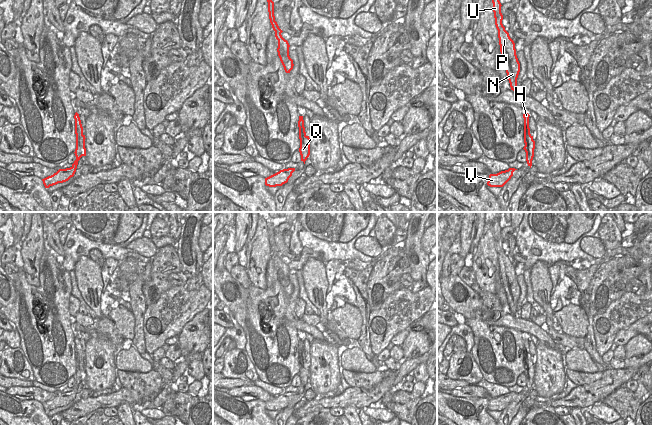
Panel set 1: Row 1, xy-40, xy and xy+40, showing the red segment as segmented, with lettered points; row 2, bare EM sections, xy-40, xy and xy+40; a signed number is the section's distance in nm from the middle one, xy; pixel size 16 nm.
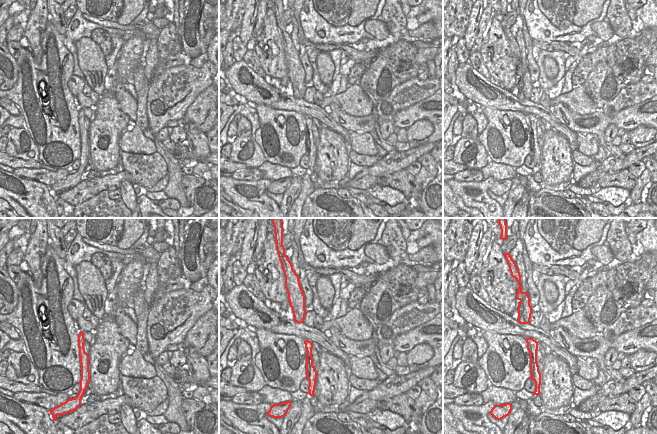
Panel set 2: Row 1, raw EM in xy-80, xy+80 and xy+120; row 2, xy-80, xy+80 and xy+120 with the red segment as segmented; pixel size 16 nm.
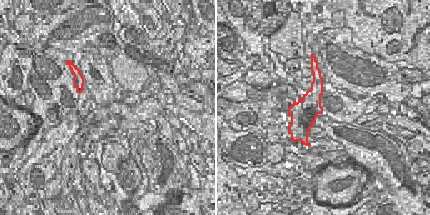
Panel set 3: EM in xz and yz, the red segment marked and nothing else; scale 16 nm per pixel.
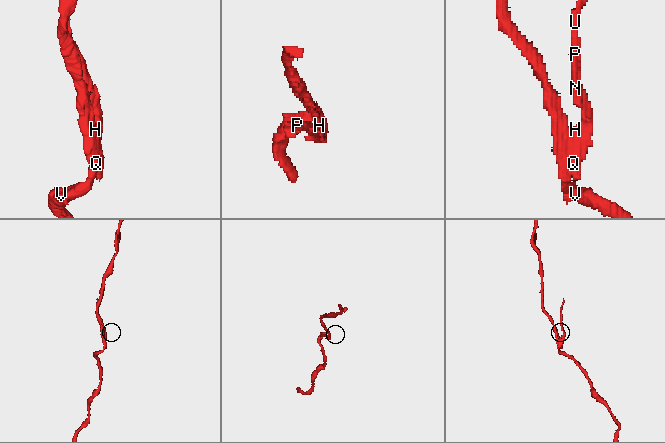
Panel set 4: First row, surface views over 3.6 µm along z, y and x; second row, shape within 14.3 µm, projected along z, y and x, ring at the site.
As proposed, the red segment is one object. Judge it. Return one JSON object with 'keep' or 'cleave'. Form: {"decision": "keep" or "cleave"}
{"decision": "cleave"}

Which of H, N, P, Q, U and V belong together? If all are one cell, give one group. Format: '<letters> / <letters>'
H N P Q U / V

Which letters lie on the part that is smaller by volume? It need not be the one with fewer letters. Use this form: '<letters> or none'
H, N, P, Q, U

